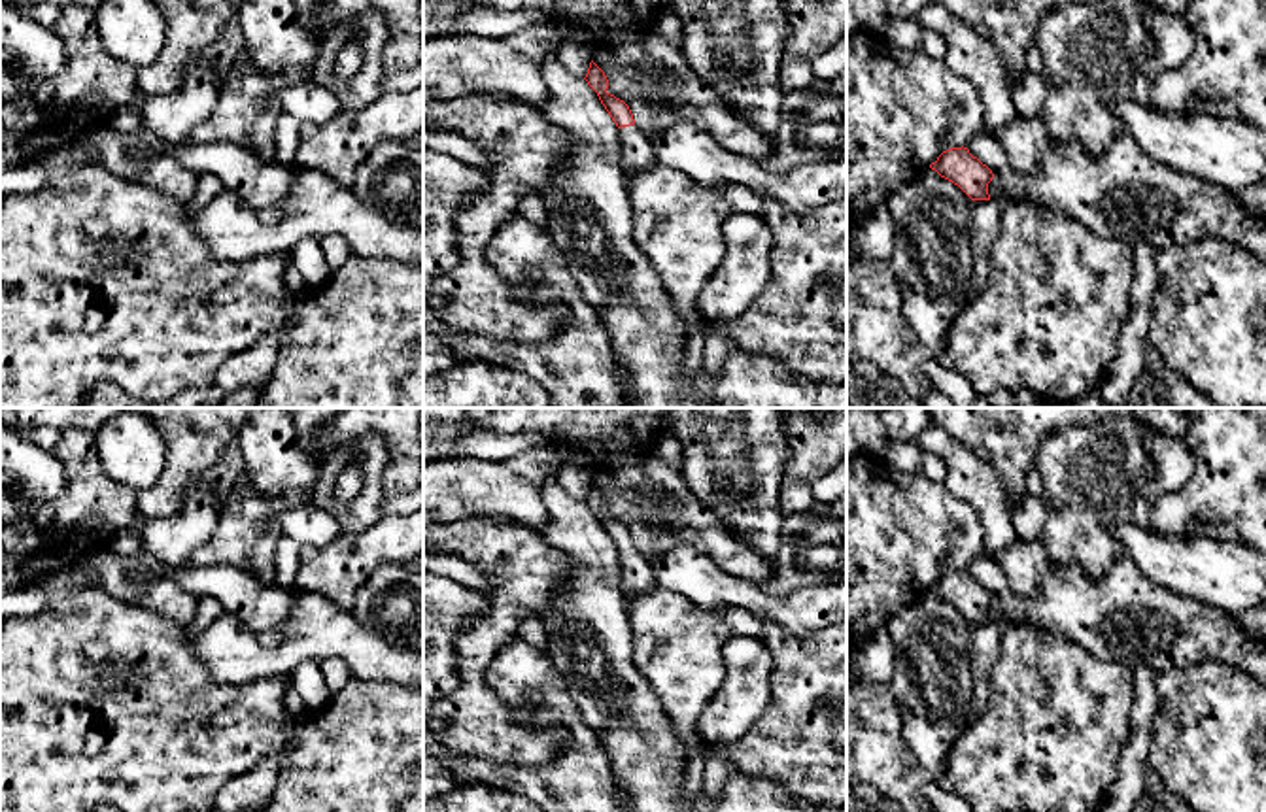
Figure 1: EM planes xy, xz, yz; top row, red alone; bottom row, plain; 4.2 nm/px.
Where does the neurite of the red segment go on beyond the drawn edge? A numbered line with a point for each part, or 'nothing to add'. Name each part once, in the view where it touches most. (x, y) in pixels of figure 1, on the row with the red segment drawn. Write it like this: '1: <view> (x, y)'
1: xz (637, 155)

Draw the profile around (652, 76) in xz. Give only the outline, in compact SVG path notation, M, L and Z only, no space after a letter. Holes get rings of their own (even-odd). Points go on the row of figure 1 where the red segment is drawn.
M656 28L639 36L620 36L614 42L595 47L591 60L608 79L607 93L624 100L635 119L635 127L646 136L654 136L675 123L692 123L724 149L752 157L769 159L777 145L752 125L748 125L731 106L718 96L688 64L680 45L669 43Z

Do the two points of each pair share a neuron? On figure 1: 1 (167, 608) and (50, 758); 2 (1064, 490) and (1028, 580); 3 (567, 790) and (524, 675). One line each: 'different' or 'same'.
1: different
2: same
3: same

